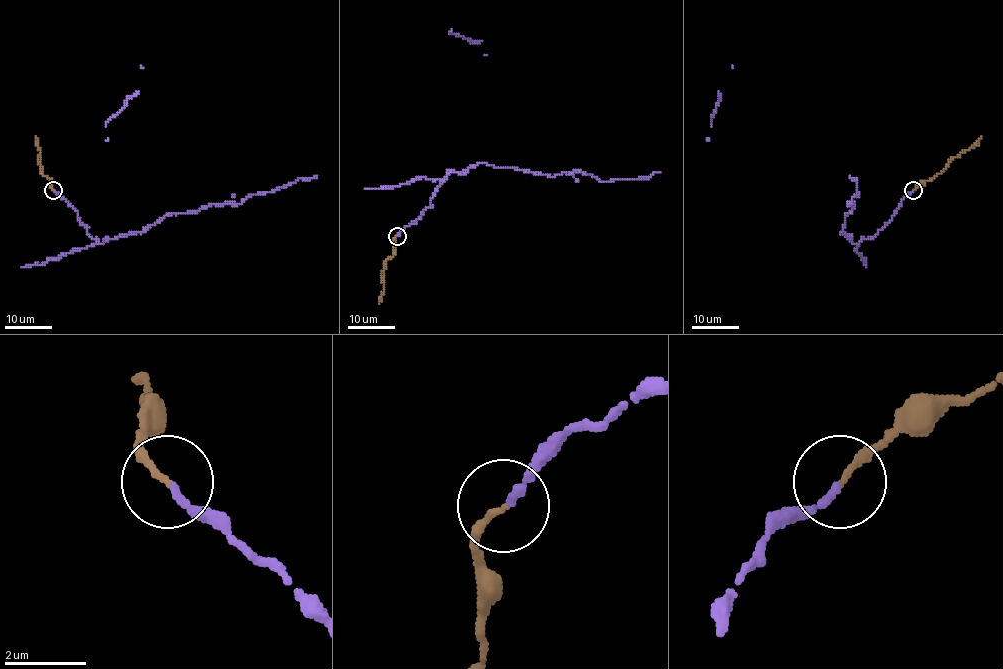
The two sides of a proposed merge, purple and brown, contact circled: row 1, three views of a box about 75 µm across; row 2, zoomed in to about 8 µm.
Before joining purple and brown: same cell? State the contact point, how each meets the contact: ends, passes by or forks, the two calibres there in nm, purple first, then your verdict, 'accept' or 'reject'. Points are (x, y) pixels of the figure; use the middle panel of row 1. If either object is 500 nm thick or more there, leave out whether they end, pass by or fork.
at (397, 236); purple ends there; brown ends there; 180 nm thick on the purple side, 160 nm on the other; accept

